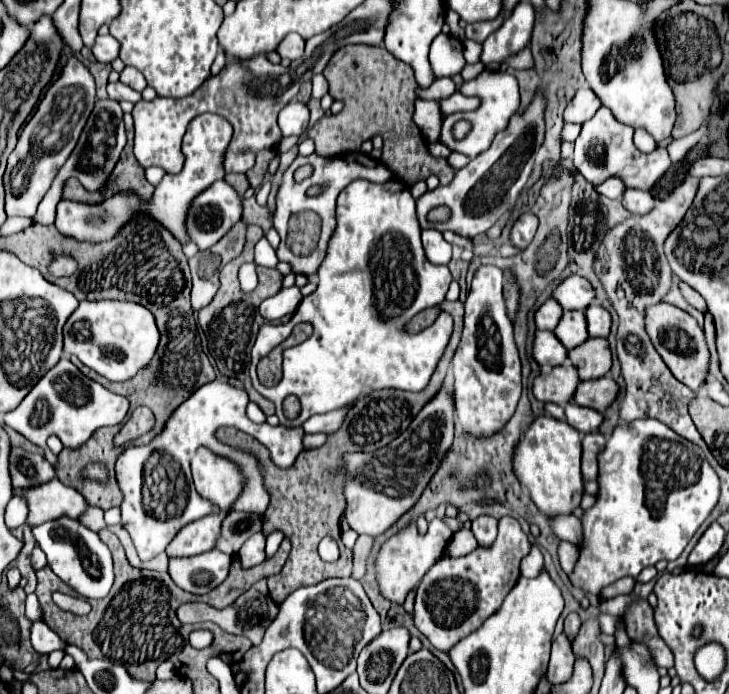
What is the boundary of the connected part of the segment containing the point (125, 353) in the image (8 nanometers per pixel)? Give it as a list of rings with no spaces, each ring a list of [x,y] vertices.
[[[98,300],[80,302],[64,326],[64,354],[78,356],[82,364],[108,380],[124,382],[148,368],[160,344],[160,330],[154,314],[136,302]]]

